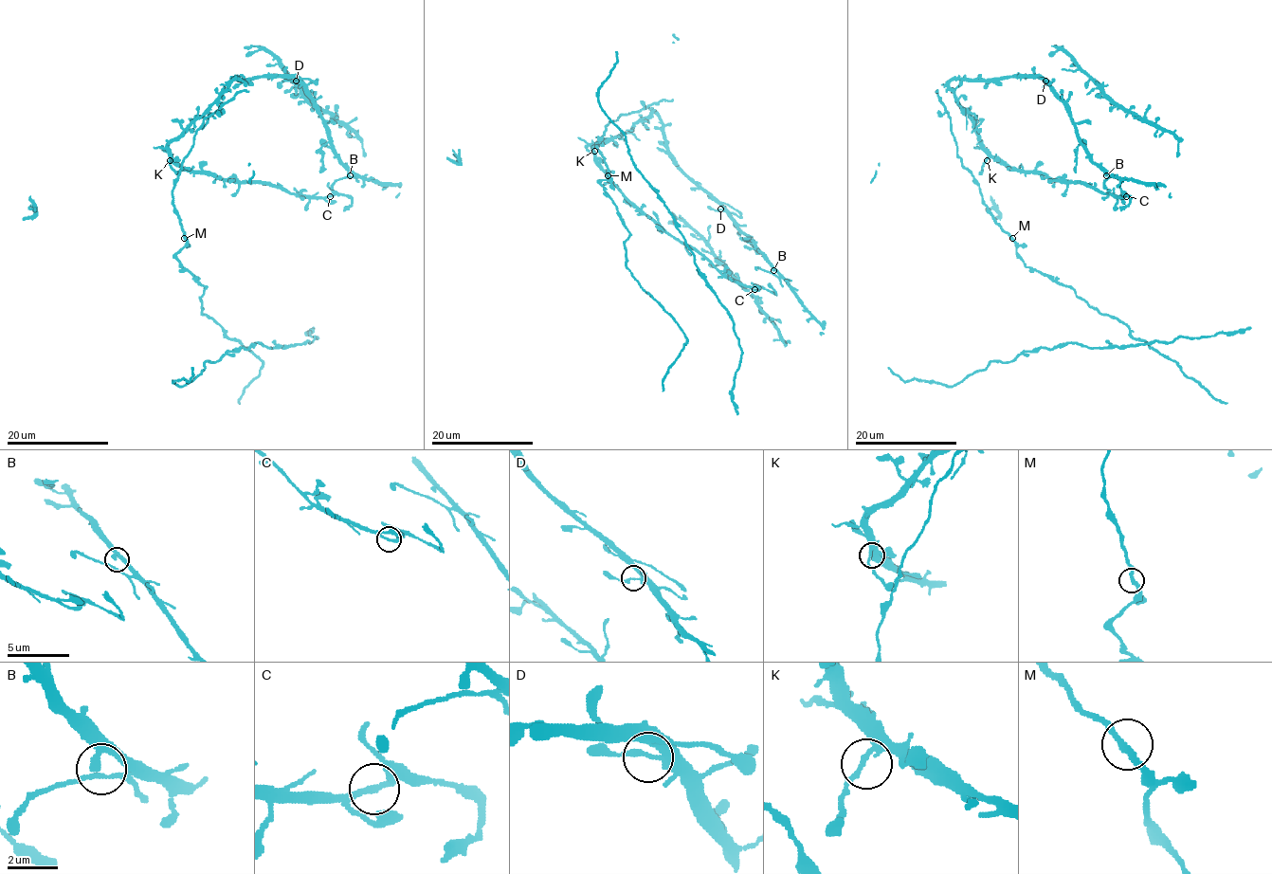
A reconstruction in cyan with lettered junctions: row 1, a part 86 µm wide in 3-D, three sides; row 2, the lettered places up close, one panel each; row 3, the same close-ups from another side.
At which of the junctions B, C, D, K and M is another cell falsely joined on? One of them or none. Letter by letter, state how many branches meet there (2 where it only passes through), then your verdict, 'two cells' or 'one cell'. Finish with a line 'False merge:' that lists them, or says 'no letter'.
B: branches 2; one cell
C: branches 2; one cell
D: branches 2; one cell
K: branches 2; one cell
M: branches 2; one cell
False merge: no letter

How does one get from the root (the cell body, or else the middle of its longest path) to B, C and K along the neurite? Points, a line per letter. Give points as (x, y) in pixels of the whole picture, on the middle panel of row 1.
B: (609, 174), (596, 145), (602, 137), (592, 147), (622, 136), (654, 112), (672, 160), (729, 214), (773, 270)
C: (609, 174), (596, 145), (602, 137), (592, 148), (594, 159), (632, 203), (724, 275), (754, 289)
K: (609, 174), (596, 145), (602, 137), (602, 143), (595, 145), (594, 151)

